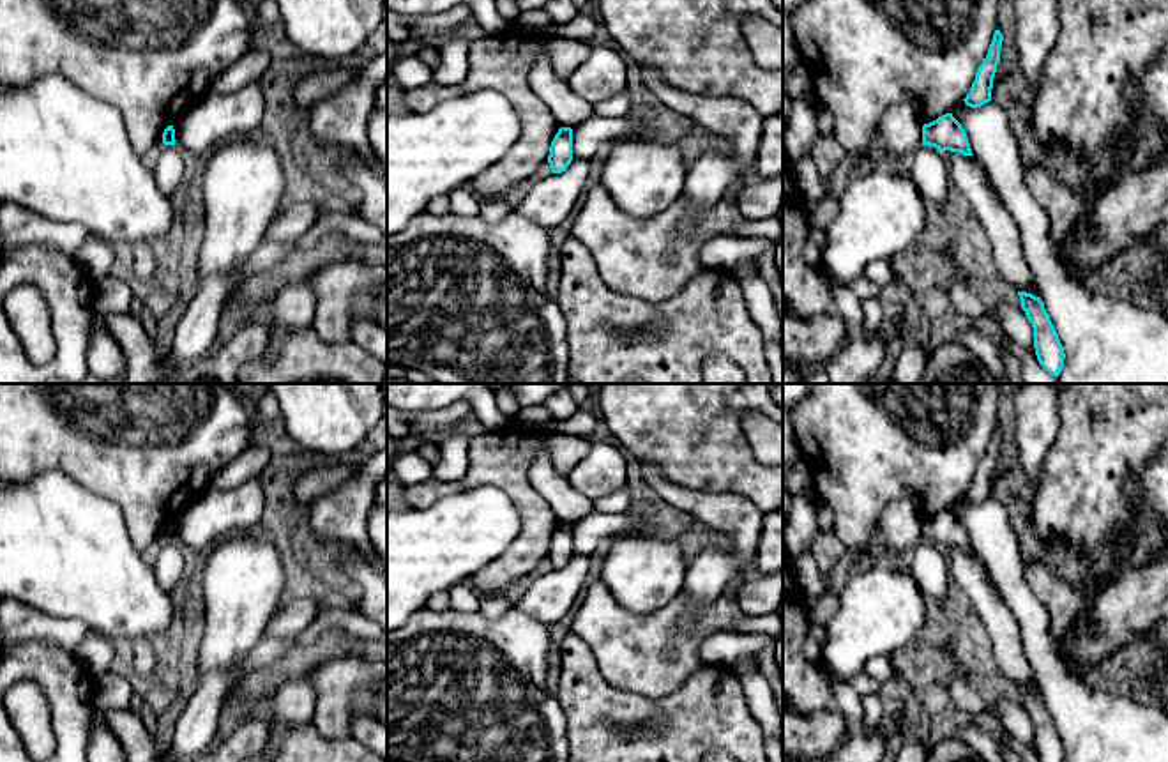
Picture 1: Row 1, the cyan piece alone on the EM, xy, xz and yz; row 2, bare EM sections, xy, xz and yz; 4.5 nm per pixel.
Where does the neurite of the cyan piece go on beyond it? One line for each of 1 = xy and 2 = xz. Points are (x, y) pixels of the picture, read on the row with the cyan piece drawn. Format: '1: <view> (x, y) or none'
1: none
2: none

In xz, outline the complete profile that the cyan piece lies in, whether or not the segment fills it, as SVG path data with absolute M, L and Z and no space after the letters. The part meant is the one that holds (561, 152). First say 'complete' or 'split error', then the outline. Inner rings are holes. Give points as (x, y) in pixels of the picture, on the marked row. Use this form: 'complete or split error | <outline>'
complete | M560 127L551 141L548 156L551 173L565 171L571 161L573 161L573 129Z

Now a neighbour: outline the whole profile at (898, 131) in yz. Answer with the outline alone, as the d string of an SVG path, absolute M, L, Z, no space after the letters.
M908 103L891 104L875 127L866 150L866 163L891 161L922 145L922 124Z

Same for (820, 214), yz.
M829 194L816 203L808 203L808 221L813 228L825 228L838 210L838 200Z

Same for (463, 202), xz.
M459 187L451 196L451 214L456 216L479 216L481 200L470 187Z

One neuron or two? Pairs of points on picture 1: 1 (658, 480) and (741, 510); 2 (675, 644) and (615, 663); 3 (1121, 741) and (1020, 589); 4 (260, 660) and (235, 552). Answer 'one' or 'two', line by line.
1: one
2: one
3: one
4: two

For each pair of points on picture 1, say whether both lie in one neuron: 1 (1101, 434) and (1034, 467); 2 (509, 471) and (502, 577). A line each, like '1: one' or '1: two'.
1: two
2: one

